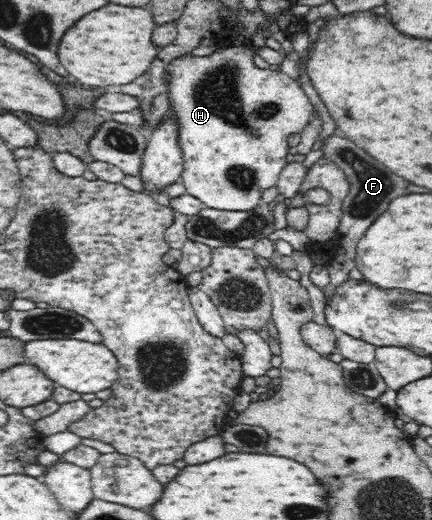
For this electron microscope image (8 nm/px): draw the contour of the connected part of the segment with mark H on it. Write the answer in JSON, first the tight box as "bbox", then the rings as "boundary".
{"bbox":[168,46,314,211],"boundary":[[[250,46],[221,48],[211,56],[194,58],[185,55],[168,66],[172,75],[169,85],[170,105],[179,124],[179,145],[183,152],[183,172],[180,183],[186,193],[202,202],[204,208],[221,211],[249,211],[261,206],[262,192],[277,184],[286,166],[286,138],[306,126],[313,116],[314,106],[298,80],[284,72],[260,70],[254,66]]]}

